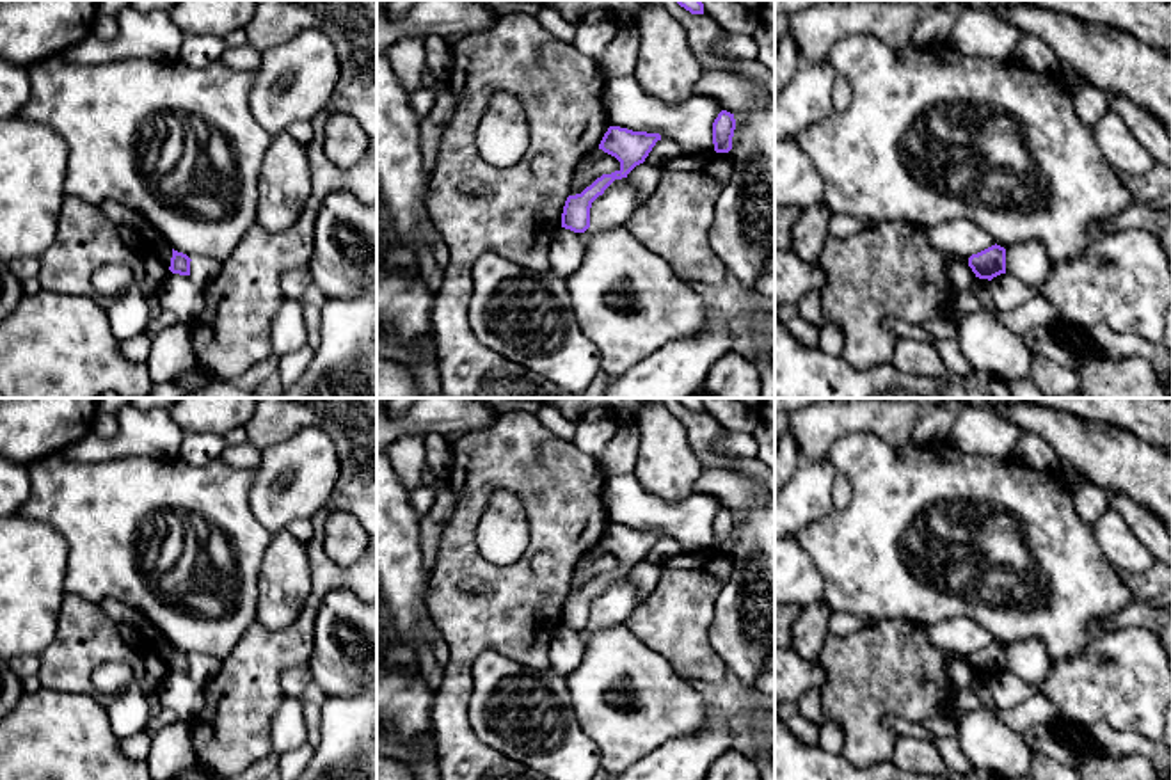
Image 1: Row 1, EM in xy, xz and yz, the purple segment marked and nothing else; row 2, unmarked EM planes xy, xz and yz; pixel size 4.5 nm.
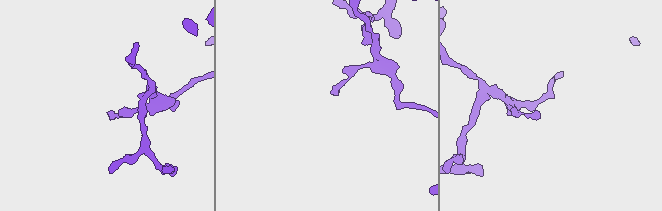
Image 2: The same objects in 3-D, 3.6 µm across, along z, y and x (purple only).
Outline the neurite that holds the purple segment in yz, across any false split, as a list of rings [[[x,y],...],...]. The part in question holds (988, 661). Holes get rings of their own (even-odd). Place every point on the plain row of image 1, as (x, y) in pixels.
[[[992,643],[968,656],[968,665],[979,677],[992,679],[993,675],[1006,672],[1006,647]]]

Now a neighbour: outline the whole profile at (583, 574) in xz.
[[[597,547],[588,551],[585,556],[581,556],[578,560],[572,577],[570,577],[570,592],[569,593],[581,592],[597,576],[601,576],[593,570],[595,561],[597,561]]]

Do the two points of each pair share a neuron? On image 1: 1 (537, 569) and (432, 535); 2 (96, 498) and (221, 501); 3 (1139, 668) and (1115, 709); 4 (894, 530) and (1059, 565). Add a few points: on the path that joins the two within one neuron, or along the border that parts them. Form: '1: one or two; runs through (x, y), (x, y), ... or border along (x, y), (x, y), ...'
1: two; border along (455, 498), (430, 573)
2: one; runs through (127, 501), (191, 501)
3: one; runs through (1129, 679), (1125, 699)
4: one; runs through (939, 494), (971, 491), (994, 496), (1029, 519)

